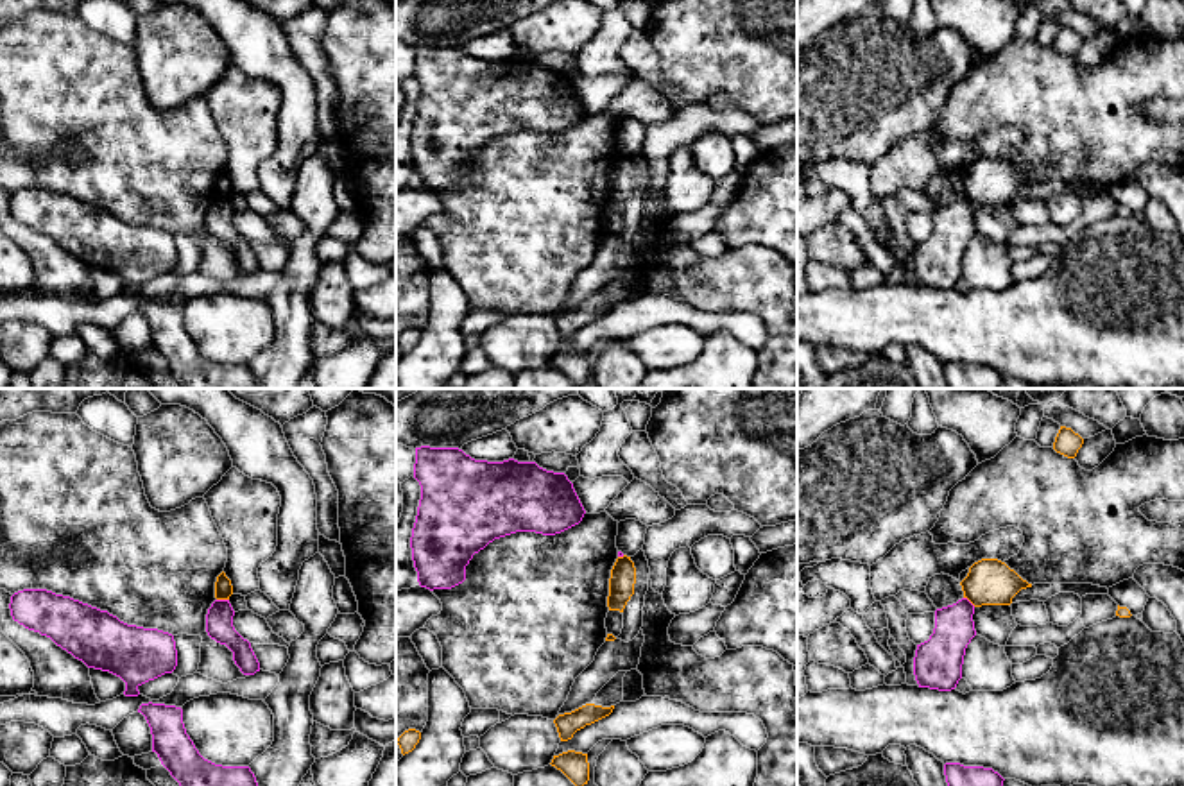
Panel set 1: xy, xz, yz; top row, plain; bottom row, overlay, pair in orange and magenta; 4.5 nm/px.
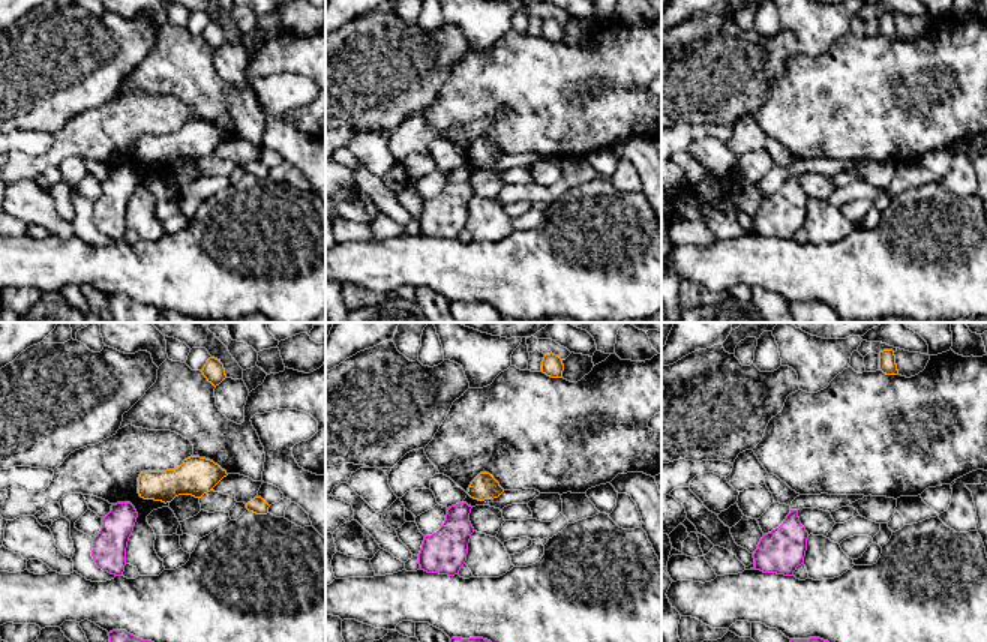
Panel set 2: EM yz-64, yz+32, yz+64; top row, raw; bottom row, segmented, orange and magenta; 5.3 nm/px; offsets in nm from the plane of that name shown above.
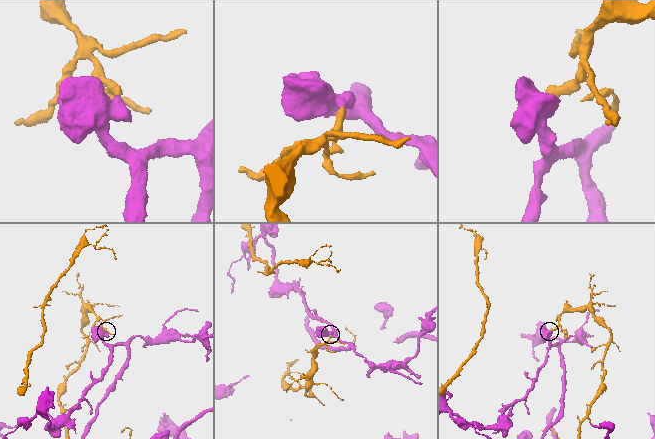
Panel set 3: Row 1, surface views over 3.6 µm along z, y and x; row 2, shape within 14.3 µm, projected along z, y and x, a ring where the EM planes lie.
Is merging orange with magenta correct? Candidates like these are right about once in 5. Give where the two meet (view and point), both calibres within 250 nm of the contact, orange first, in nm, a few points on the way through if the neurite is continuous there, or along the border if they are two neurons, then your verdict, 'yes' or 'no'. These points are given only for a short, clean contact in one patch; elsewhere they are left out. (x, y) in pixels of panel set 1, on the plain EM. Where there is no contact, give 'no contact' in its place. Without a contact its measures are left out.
xy (223, 197) | 80/130 nm | along xy (217, 197), (228, 199) | no

